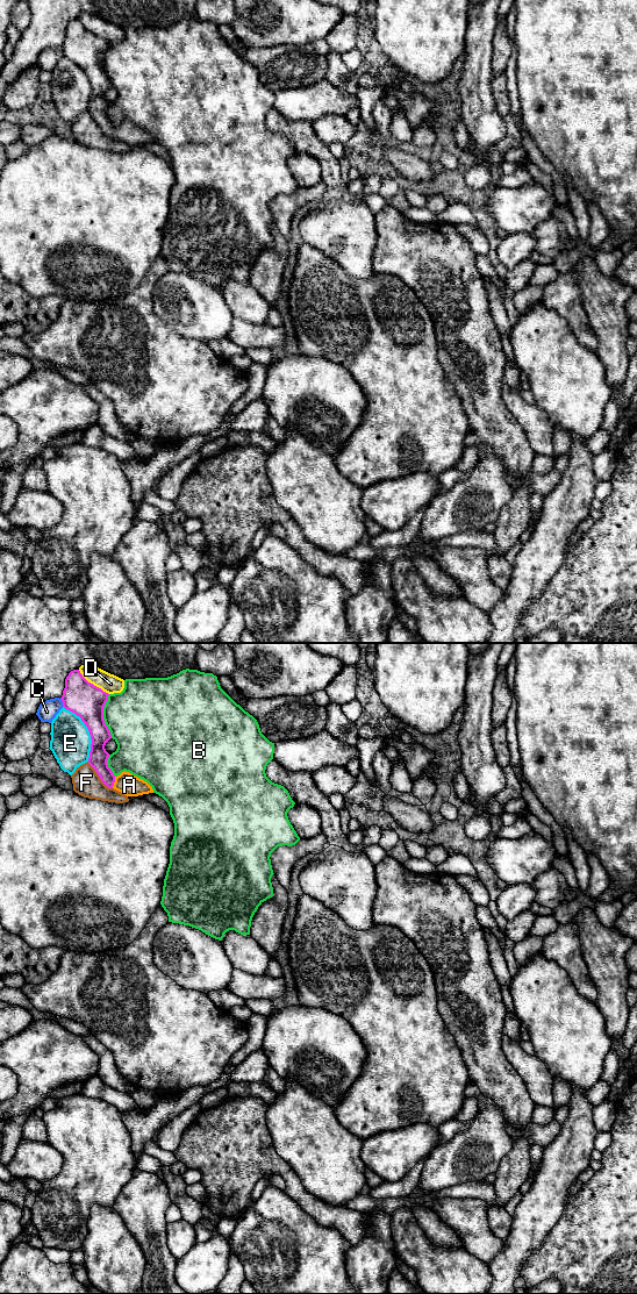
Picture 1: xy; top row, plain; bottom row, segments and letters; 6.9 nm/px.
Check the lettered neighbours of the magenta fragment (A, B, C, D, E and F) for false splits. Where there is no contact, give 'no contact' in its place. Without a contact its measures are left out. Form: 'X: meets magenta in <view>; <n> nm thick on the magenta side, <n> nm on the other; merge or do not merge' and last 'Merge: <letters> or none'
A: meets magenta in xy; 130 nm thick on the magenta side, 150 nm on the other; merge
B: meets magenta in xy; 240 nm thick on the magenta side, 440 nm on the other; do not merge
C: meets magenta in xy; 240 nm thick on the magenta side, 140 nm on the other; do not merge
D: meets magenta in xy; 240 nm thick on the magenta side, 140 nm on the other; do not merge
E: meets magenta in xy; 240 nm thick on the magenta side, 280 nm on the other; do not merge
F: meets magenta in xy; 130 nm thick on the magenta side, 190 nm on the other; do not merge
Merge: A

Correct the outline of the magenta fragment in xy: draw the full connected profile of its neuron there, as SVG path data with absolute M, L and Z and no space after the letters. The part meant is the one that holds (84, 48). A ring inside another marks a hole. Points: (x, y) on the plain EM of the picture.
M73 19L65 28L63 40L63 56L81 67L87 76L92 93L88 113L95 119L101 130L127 145L138 145L153 142L152 136L129 121L115 126L108 116L109 102L105 94L112 87L103 69L103 56L108 50L108 42L88 31L79 19Z

